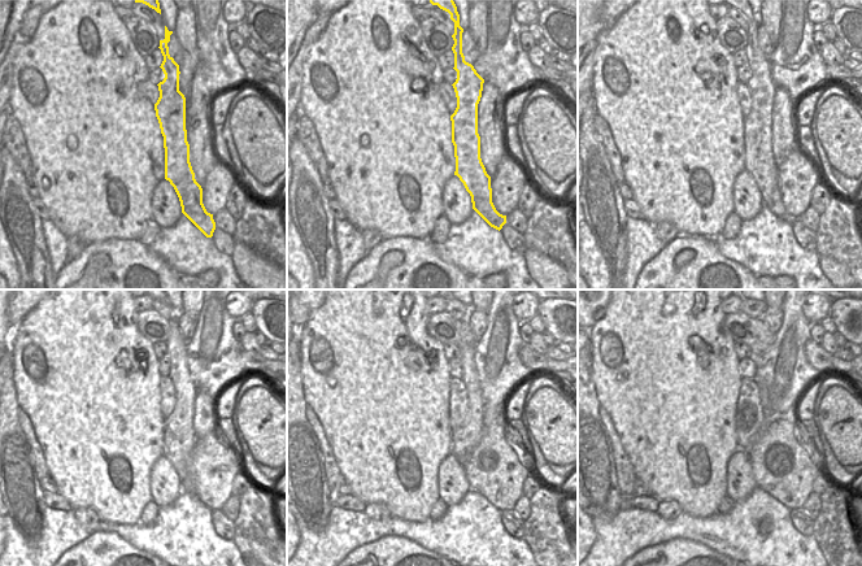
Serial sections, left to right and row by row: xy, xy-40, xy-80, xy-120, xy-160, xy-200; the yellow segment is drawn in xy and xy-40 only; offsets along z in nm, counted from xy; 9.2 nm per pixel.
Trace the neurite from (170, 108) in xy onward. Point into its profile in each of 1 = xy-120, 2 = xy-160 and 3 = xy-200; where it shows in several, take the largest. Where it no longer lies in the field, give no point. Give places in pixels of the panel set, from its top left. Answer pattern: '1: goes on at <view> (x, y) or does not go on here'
1: goes on at xy-120 (179, 438)
2: goes on at xy-160 (464, 440)
3: goes on at xy-200 (766, 406)

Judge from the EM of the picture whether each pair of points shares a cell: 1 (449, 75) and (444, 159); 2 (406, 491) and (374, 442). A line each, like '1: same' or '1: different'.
1: different
2: same

